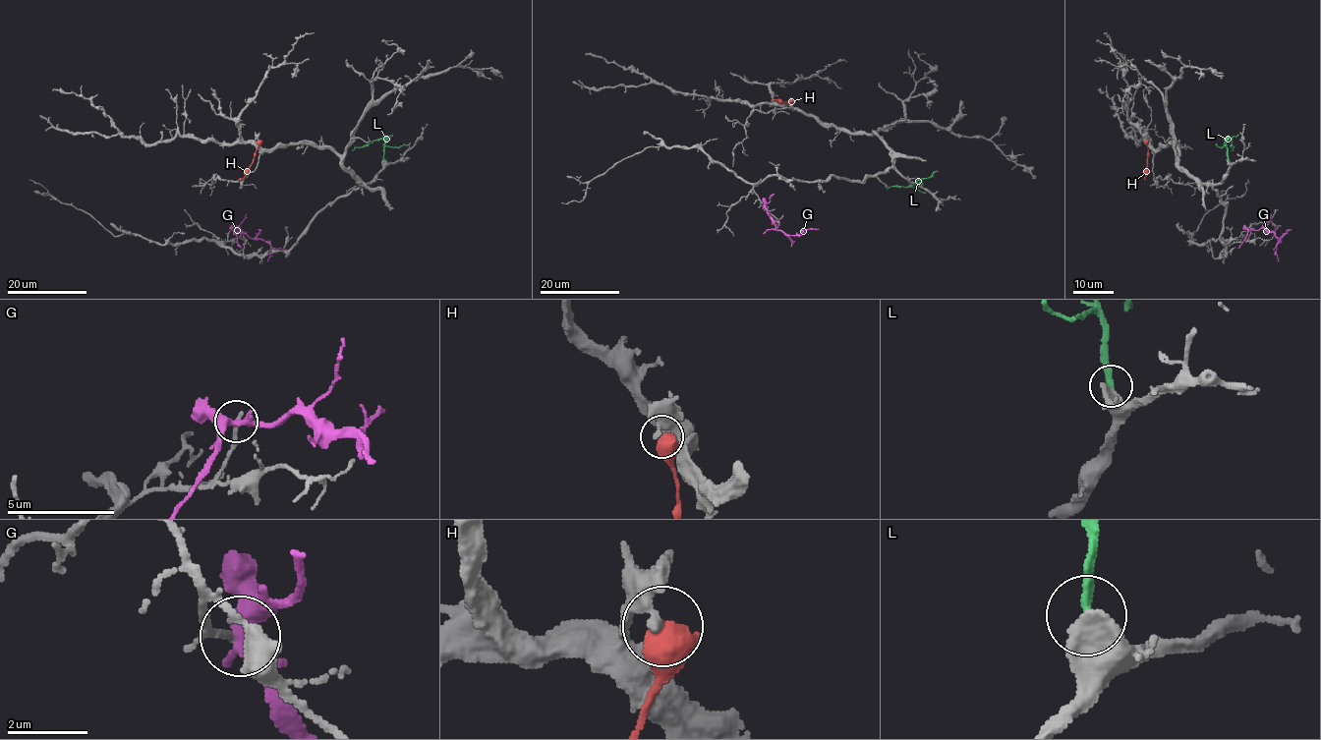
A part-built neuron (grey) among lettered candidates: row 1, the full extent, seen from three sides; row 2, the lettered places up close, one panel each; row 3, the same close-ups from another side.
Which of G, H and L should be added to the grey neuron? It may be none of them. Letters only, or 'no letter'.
L

